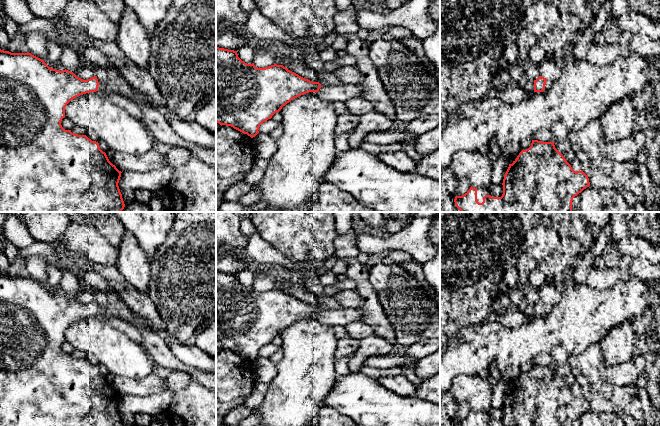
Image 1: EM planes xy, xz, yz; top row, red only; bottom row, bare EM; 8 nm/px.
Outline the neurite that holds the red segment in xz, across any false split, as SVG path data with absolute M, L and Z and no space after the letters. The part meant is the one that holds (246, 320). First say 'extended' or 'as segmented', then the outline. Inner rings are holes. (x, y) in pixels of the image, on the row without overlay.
extended | M216 271L216 346L231 350L251 362L259 357L260 349L271 343L283 330L301 319L316 316L318 321L331 326L346 326L362 321L360 309L321 310L305 303L283 289L257 292L242 285L237 275Z

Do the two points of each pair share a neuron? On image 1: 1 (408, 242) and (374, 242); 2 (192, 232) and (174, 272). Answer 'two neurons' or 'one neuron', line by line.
1: one neuron
2: one neuron

